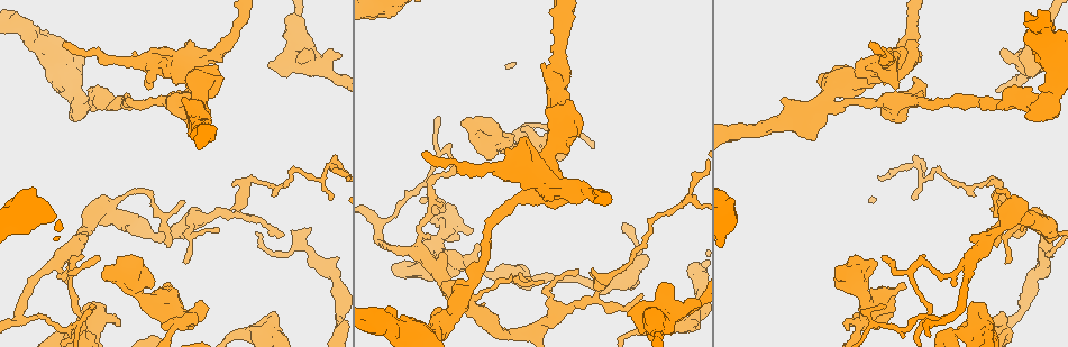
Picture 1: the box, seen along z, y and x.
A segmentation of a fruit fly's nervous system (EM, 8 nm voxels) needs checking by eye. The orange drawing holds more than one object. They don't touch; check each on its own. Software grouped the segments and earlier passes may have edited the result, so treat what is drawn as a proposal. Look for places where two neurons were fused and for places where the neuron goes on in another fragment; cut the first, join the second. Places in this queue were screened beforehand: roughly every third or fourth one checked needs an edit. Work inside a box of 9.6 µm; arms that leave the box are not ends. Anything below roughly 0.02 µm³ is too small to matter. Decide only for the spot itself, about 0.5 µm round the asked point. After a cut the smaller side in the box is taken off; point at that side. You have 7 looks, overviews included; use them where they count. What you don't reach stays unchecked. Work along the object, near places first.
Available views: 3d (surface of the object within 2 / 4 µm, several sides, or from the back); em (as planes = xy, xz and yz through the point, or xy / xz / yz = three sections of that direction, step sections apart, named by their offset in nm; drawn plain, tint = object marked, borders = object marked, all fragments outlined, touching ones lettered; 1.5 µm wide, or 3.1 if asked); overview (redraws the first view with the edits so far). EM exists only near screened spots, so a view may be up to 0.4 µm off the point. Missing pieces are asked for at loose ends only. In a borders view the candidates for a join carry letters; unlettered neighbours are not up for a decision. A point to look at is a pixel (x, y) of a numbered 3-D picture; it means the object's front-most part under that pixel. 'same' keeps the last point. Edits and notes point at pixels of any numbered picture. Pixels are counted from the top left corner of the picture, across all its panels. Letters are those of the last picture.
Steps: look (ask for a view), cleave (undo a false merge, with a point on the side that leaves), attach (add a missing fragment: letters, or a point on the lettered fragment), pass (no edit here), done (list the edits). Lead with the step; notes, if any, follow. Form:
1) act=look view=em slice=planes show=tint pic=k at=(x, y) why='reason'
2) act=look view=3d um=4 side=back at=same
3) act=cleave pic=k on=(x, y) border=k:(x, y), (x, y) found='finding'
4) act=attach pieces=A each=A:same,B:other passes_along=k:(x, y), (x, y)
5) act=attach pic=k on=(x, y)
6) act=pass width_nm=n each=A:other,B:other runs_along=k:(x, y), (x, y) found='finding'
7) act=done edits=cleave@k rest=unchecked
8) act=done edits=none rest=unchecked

act=look view=3d um=4 pic=1 at=(234, 213) why='a narrow waist'

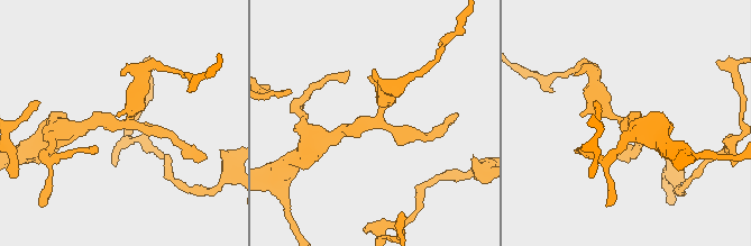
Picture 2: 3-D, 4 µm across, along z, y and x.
act=look view=em slice=planes show=borders pic=2 at=(621, 123)

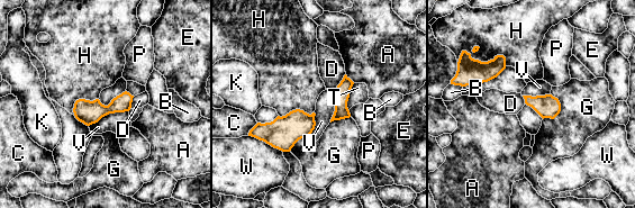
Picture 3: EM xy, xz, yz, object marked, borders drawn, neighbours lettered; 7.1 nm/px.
act=pass each=A:other,B:other,C:other,D:other,E:other,G:other,H:other,K:other,P:other,T:other,V:other,W:other border=3:(128, 110), (107, 114), (89, 126) found='one neuron here'

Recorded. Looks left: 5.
act=look view=3d um=4 pic=1 at=(168, 247) why='tapers out'

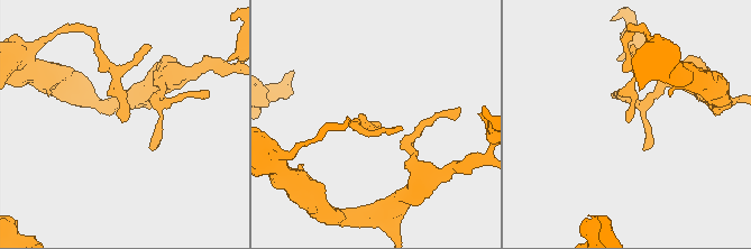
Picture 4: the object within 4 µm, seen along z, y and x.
act=look view=em slice=planes show=borders pic=4 at=(626, 121) why='now the EM'

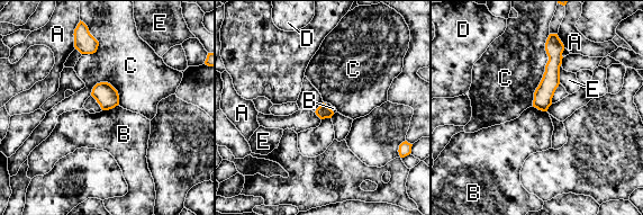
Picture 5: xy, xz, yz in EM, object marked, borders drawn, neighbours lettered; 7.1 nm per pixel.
act=pass width_nm=100 each=A:other,B:other,C:other,D:other,E:other runs_along=5:(551, 42), (553, 65), (544, 108) found='no lettered fragment goes on from it'

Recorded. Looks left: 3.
act=look view=em slice=yz step=8 show=plain pic=1 at=(98, 255) why='tapers out'

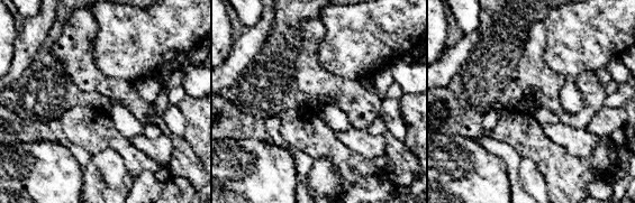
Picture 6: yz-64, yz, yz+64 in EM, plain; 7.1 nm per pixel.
act=look view=em slice=yz step=8 show=borders at=same why='what lies round it'

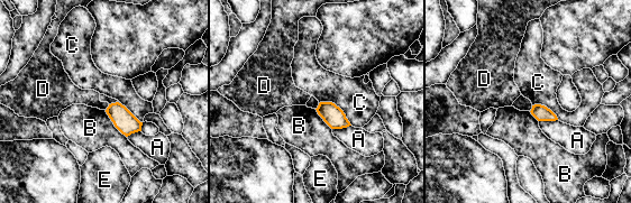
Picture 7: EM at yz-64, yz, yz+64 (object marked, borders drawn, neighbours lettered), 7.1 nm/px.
act=pass longest_contact=C:280nm each=A:other,B:other,C:other,D:other,E:other border=7:(319, 102), (334, 102), (351, 125) found='none of them fits'

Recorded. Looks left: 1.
act=done edits=none rest=unchecked

